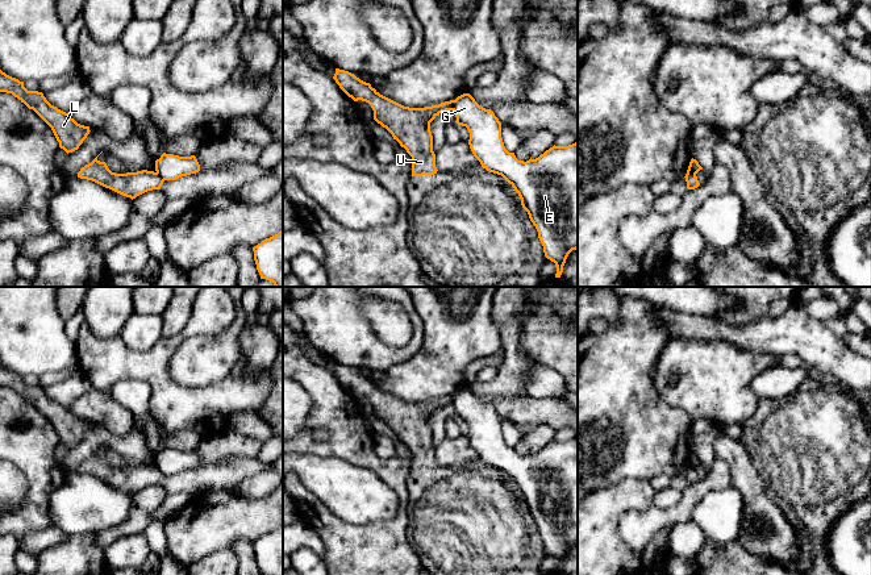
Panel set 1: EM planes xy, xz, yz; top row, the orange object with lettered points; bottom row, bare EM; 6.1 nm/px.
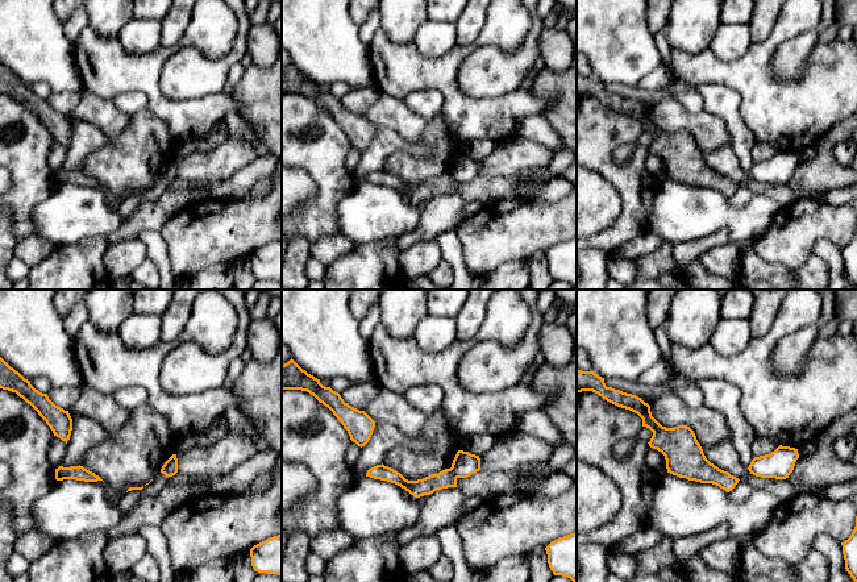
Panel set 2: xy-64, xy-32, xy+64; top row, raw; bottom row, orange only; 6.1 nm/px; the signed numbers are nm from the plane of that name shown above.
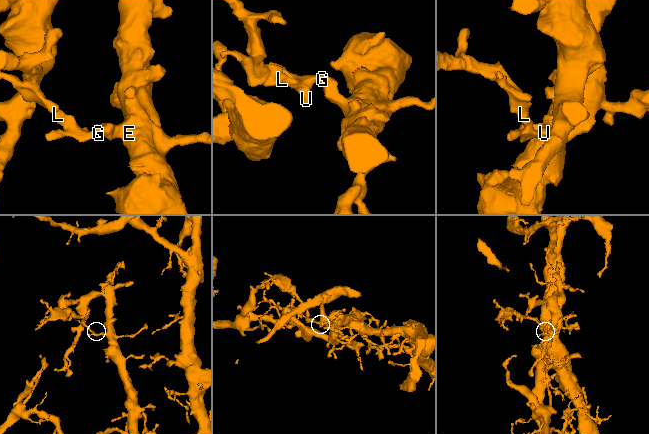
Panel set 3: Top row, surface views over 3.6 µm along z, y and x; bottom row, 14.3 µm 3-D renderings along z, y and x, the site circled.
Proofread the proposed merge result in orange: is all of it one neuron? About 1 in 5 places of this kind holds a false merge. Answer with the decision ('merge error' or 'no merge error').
merge error

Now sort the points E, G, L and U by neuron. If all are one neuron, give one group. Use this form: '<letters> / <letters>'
E G / L U

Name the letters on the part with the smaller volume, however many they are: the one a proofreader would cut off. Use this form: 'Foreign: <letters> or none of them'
Foreign: L, U

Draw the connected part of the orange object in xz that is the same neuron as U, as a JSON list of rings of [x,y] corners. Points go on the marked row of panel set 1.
[[[336,68],[333,79],[354,101],[362,100],[371,105],[374,120],[412,157],[412,176],[437,174],[430,122],[439,113],[453,111],[454,100],[425,108],[409,108],[380,95],[370,83],[349,71]]]

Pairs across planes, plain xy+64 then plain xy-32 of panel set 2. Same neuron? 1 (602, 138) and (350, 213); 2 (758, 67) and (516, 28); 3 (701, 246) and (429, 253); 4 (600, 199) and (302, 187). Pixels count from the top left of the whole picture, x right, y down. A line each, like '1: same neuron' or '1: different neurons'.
1: different neurons
2: same neuron
3: different neurons
4: same neuron

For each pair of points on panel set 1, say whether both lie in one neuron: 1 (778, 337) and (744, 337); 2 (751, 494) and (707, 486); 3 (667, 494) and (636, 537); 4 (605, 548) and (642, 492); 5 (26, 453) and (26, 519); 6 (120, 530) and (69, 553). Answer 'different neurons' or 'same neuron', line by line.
1: same neuron
2: different neurons
3: different neurons
4: same neuron
5: same neuron
6: different neurons

